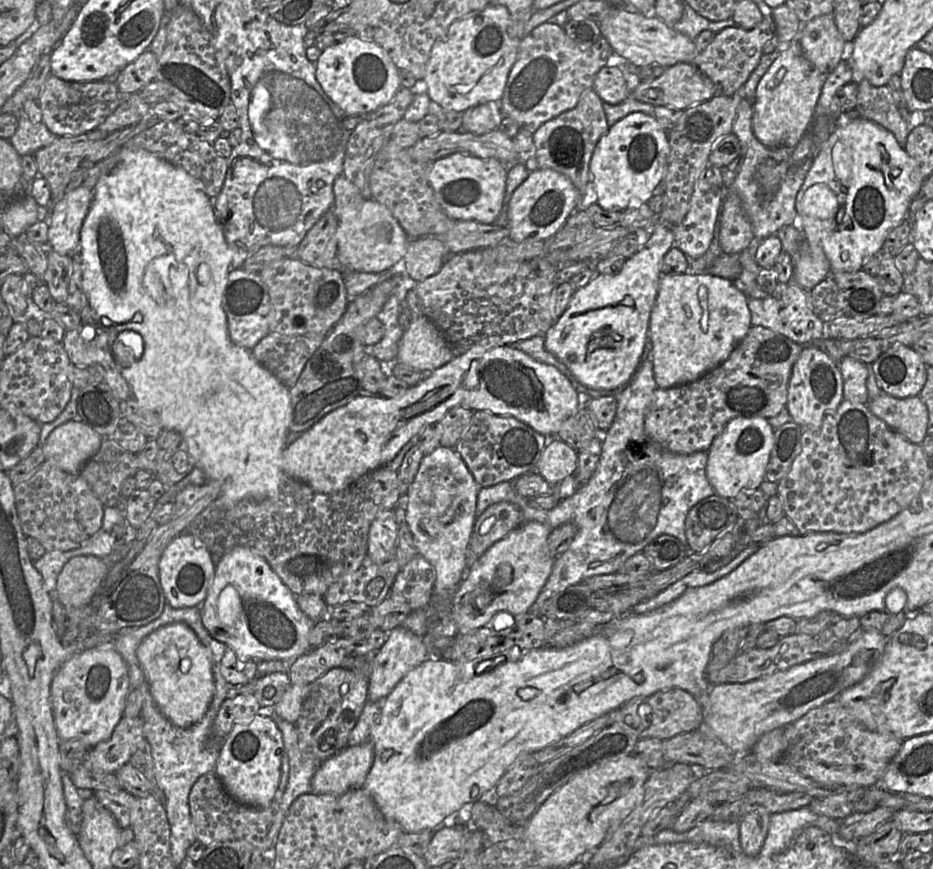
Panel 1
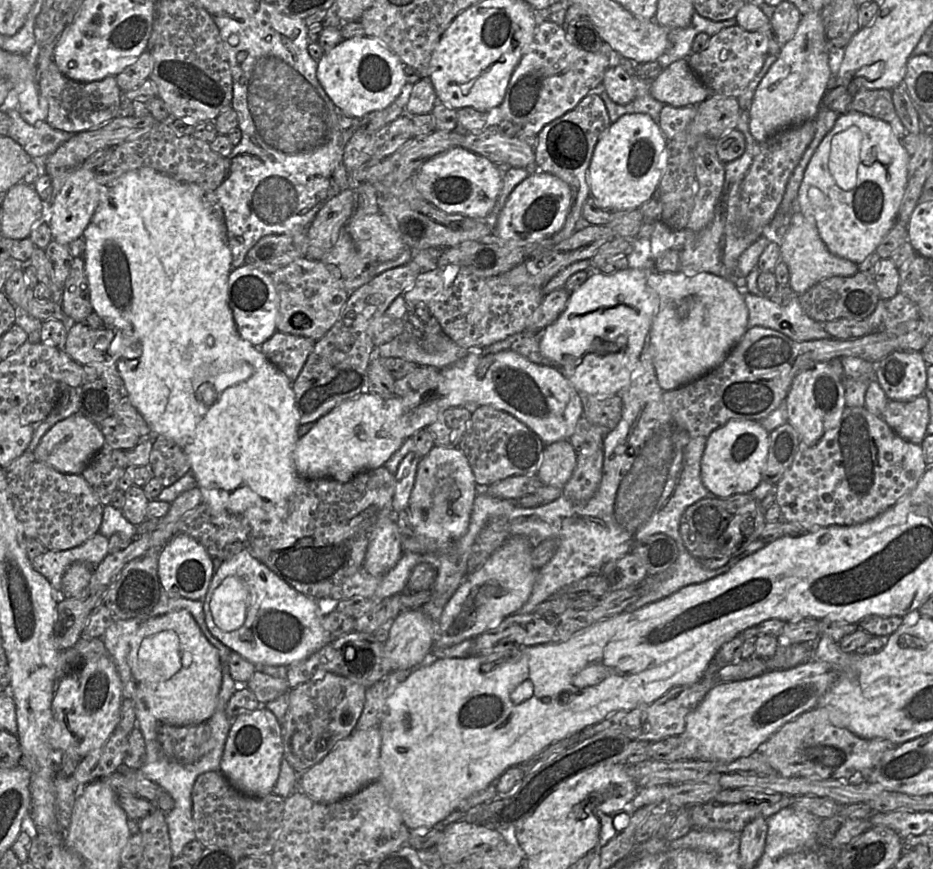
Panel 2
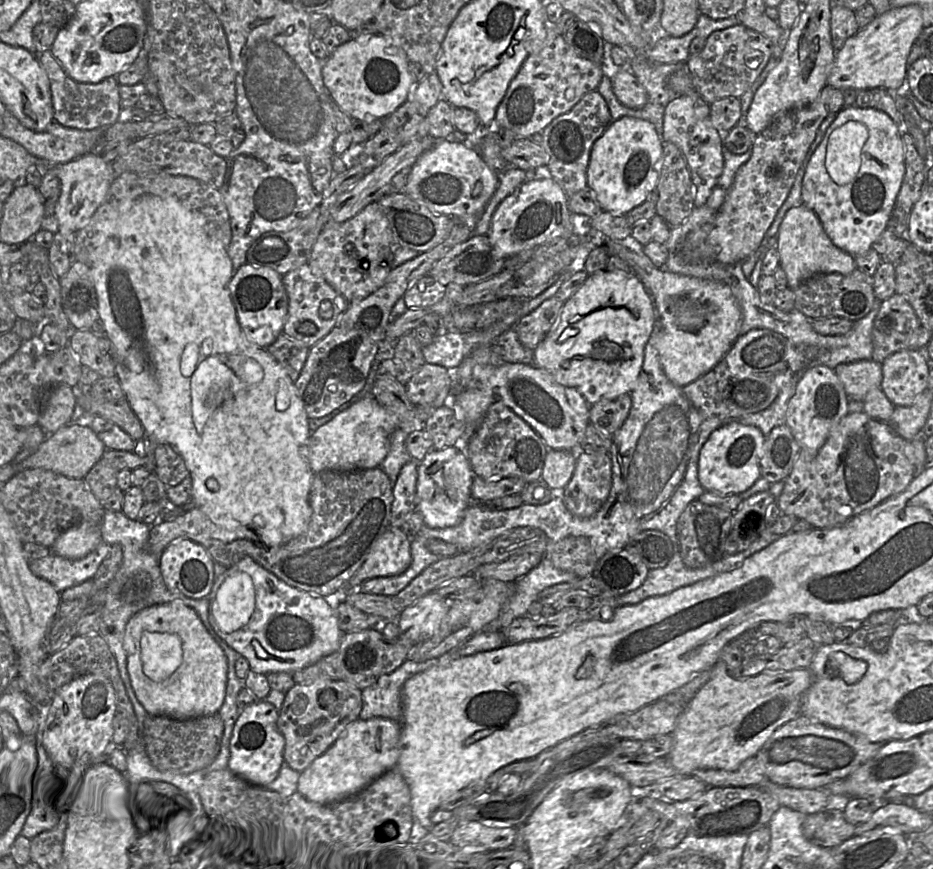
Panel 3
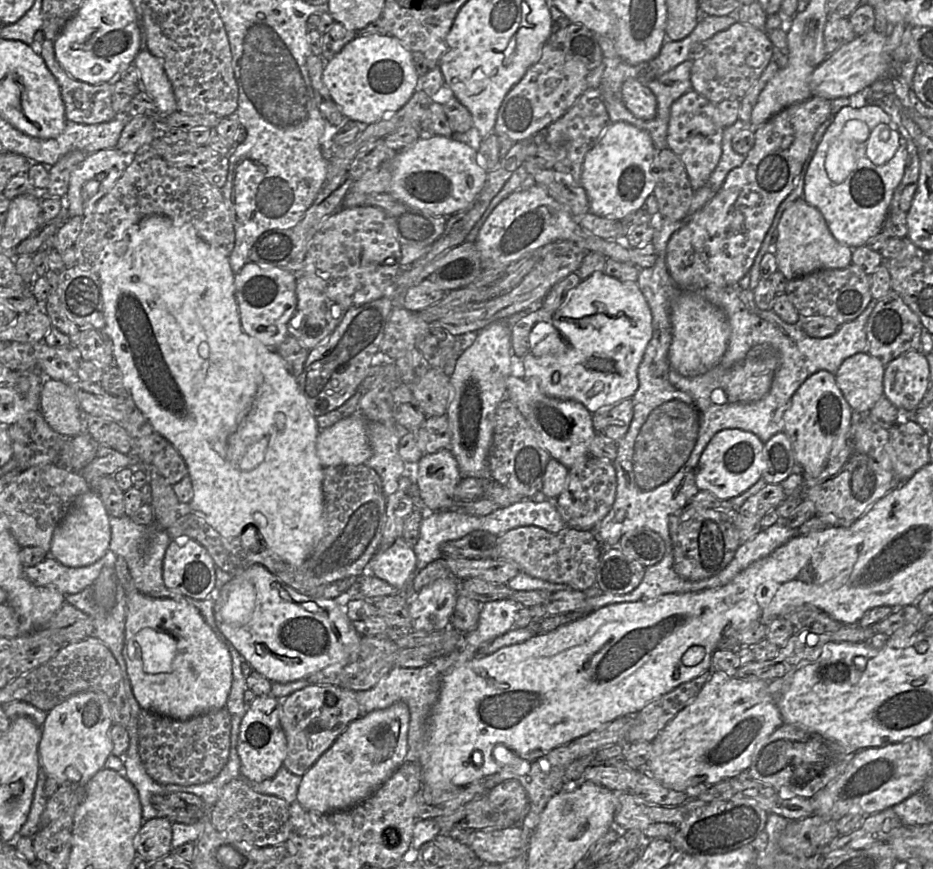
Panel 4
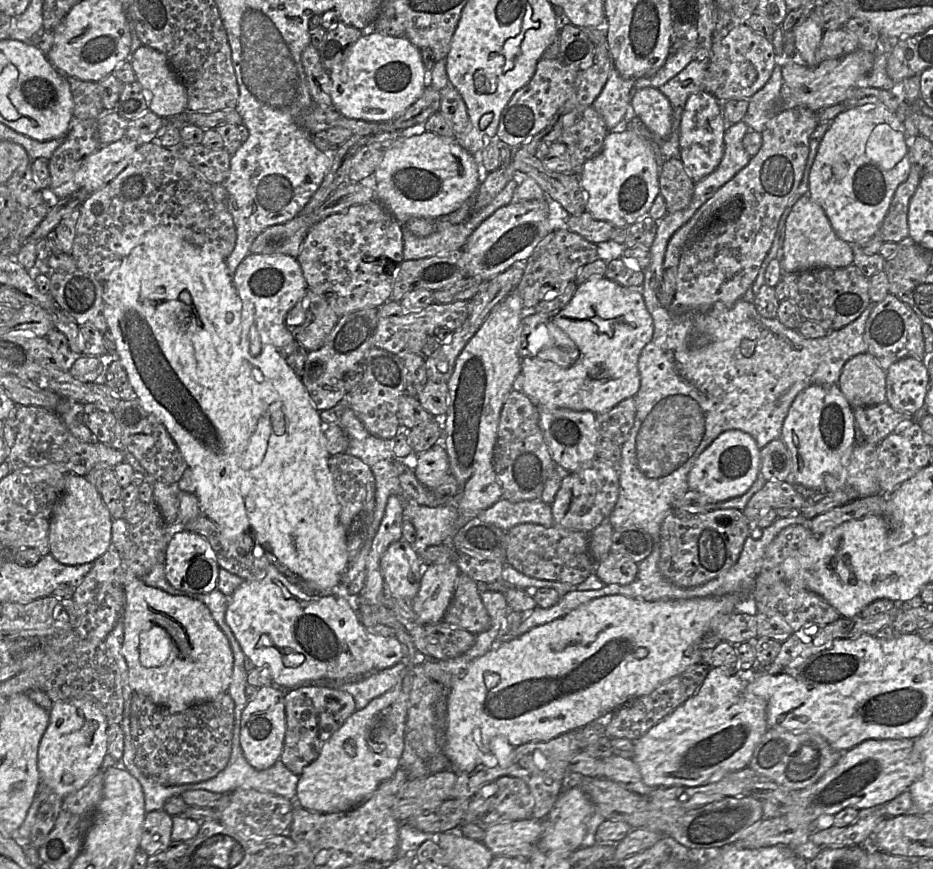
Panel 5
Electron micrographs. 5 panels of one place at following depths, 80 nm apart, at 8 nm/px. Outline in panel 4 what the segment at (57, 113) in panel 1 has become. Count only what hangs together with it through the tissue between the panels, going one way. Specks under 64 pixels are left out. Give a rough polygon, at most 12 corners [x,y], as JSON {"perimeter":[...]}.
{"perimeter":[[54,41],[40,55],[60,87],[67,122],[116,118],[110,82],[92,85],[61,67]]}

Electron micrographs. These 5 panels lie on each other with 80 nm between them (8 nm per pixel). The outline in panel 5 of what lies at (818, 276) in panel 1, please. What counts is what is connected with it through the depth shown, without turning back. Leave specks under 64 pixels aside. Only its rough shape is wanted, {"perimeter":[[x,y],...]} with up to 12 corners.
{"perimeter":[[808,194],[785,222],[782,272],[843,268],[853,249]]}

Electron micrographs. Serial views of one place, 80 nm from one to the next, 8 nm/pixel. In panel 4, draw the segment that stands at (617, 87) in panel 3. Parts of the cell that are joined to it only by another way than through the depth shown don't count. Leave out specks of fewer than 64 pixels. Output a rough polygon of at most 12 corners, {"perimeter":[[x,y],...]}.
{"perimeter":[[626,79],[620,96],[636,118],[652,120],[657,99],[638,79]]}

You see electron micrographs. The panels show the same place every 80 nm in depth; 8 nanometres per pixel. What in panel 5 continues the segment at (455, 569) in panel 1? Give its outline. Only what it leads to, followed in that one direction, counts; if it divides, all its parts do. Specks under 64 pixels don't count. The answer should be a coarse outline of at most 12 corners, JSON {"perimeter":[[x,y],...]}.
{"perimeter":[[442,443],[418,455],[415,475],[428,490],[446,482],[449,458]]}

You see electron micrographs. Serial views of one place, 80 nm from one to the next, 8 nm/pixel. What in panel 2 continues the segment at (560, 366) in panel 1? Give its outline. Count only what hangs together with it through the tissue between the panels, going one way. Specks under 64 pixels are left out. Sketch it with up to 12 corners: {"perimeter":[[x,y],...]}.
{"perimeter":[[523,331],[485,347],[484,354],[514,351],[555,367],[541,355],[540,334]]}

